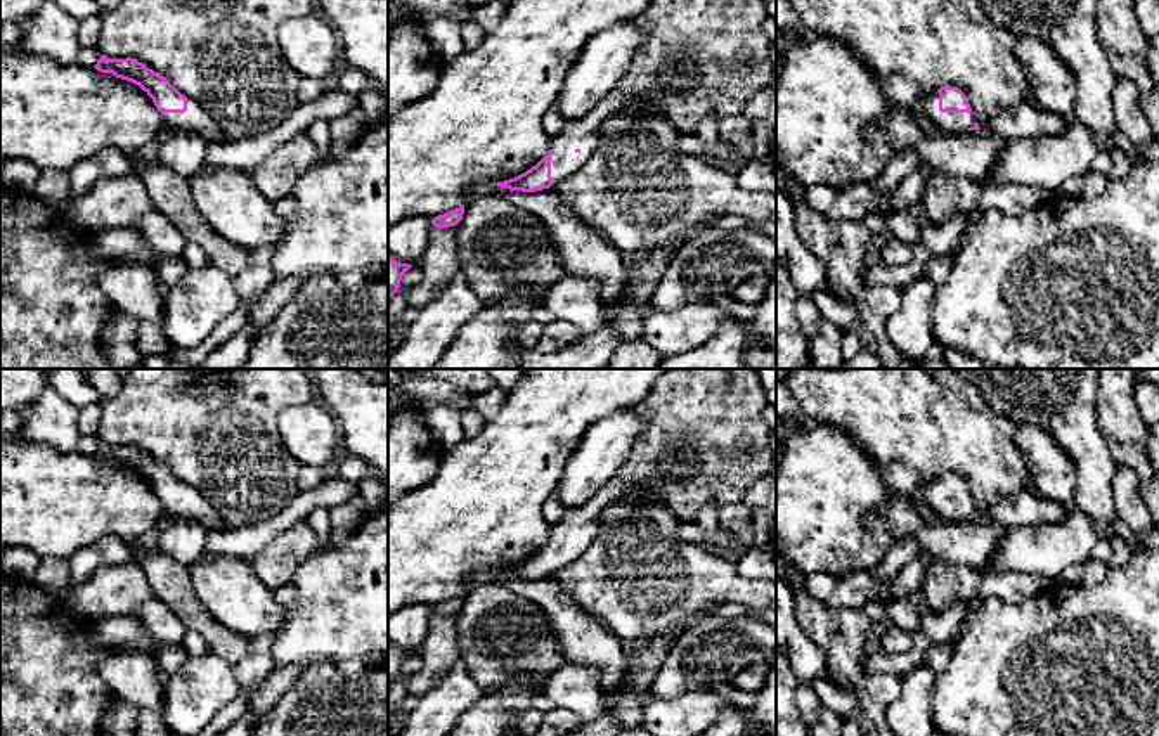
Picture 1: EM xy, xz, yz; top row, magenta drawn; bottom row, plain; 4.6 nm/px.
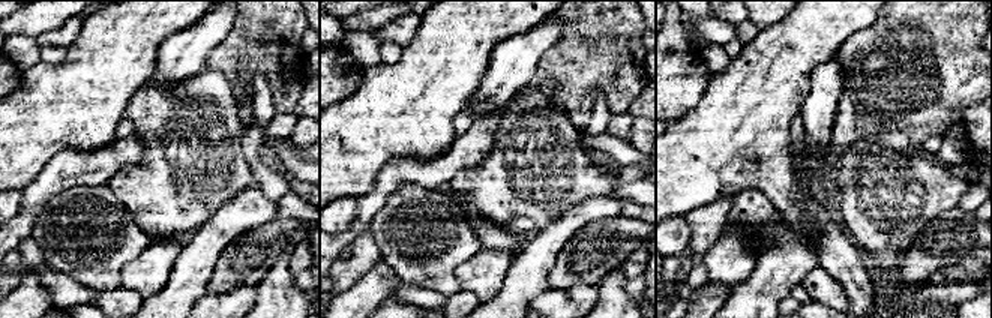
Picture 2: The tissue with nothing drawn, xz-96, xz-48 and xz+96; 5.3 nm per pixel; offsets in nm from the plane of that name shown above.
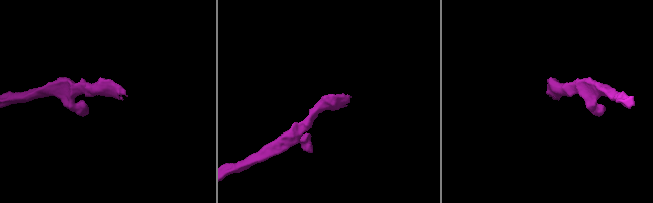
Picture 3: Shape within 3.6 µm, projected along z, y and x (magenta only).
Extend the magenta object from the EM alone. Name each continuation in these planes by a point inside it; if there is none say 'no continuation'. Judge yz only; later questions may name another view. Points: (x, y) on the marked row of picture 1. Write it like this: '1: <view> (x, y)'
1: yz (945, 122)

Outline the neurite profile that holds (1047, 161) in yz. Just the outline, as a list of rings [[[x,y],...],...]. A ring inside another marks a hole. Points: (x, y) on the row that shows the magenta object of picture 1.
[[[1071,119],[1059,135],[1005,140],[996,166],[977,185],[1024,184],[1055,192],[1071,177],[1090,173],[1100,152],[1093,132]]]

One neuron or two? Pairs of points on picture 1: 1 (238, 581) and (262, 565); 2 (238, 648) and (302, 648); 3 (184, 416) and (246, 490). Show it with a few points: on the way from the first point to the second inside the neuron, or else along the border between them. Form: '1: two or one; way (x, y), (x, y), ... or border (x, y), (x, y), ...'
1: two; border (245, 560), (272, 591)
2: two; border (278, 634), (271, 652), (274, 665)
3: one; way (203, 435), (236, 471)

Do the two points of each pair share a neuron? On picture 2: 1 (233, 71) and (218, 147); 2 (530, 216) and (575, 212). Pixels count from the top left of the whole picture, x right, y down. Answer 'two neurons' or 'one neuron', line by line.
1: two neurons
2: two neurons

